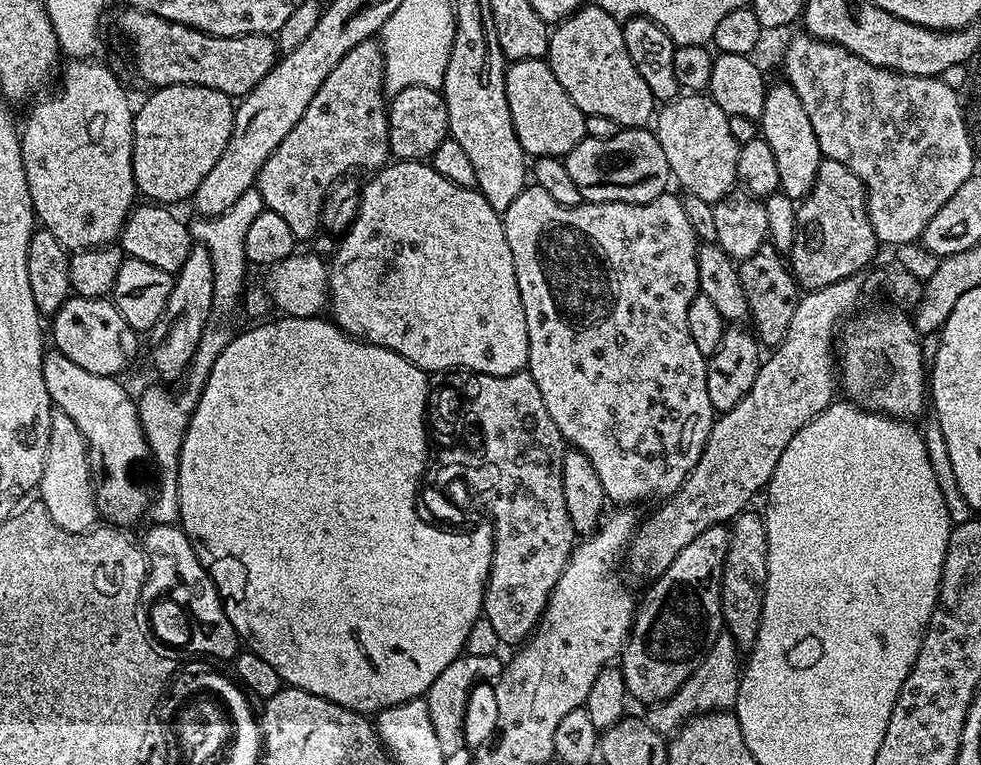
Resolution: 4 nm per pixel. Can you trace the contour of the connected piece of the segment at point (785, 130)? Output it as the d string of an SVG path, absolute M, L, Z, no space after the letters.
M782 81L767 87L766 101L763 103L762 114L758 121L761 139L770 145L770 150L777 159L778 174L781 191L795 200L804 199L811 190L814 178L817 176L818 166L823 156L818 146L818 138L814 128L803 109L802 100L793 90L791 84Z

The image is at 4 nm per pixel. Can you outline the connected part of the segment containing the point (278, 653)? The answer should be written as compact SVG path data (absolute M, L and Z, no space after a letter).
M281 315L280 320L269 319L267 322L260 322L257 328L248 328L241 336L233 335L228 341L226 350L218 354L218 362L214 362L214 370L210 370L210 378L198 398L196 408L188 420L188 429L182 442L182 454L178 468L178 506L180 507L179 527L183 528L186 538L190 538L190 546L194 546L194 554L198 554L198 562L210 574L214 586L220 591L220 601L224 604L226 618L230 618L230 626L239 634L241 641L246 645L247 651L258 654L258 658L263 658L278 670L281 681L287 687L301 688L310 694L318 694L318 698L326 698L343 708L349 708L361 714L378 714L383 708L393 708L396 704L401 704L407 700L419 700L427 693L428 688L464 652L466 634L470 634L470 626L474 626L476 620L481 619L484 611L484 588L488 585L488 575L492 565L492 551L494 550L494 538L492 537L492 525L488 522L480 522L477 528L472 528L469 532L443 532L440 528L435 528L432 524L427 524L420 517L416 492L420 489L422 477L426 472L428 460L428 432L426 427L426 413L428 410L429 373L423 372L414 362L402 358L389 348L374 346L364 340L357 340L343 332L331 319L320 316L307 316L298 318L297 316Z

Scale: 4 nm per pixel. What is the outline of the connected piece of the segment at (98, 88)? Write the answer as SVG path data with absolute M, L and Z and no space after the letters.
M72 58L63 65L64 81L60 84L60 89L53 96L48 96L45 100L37 99L32 109L28 112L28 121L23 121L20 132L20 149L22 150L22 162L26 170L26 182L30 190L32 205L36 211L37 221L58 242L62 247L68 249L69 253L81 252L87 248L102 248L105 244L110 244L120 239L120 232L124 229L124 224L128 216L132 213L134 205L138 200L136 183L134 182L134 166L132 165L132 117L134 115L134 104L128 101L128 92L116 81L116 76L110 69L102 64L95 64L97 61L92 58Z

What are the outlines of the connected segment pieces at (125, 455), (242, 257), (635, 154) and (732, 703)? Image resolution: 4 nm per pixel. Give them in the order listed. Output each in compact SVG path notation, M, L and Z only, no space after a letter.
M55 350L45 351L42 374L53 405L78 426L88 447L97 513L109 516L113 525L129 526L147 513L150 503L149 493L144 493L132 477L132 464L149 455L134 396L119 384L117 377L90 374L90 370L82 370L66 354Z
M255 187L250 190L246 190L246 194L242 194L242 198L238 198L238 202L234 202L234 206L230 206L230 210L226 210L220 216L209 216L207 218L196 218L196 221L191 221L190 231L192 233L193 241L203 244L206 250L210 250L210 262L214 262L214 302L212 303L213 309L220 310L220 308L232 308L241 303L242 297L246 291L246 283L244 284L244 279L248 276L248 271L250 271L250 265L248 259L246 258L246 230L250 230L250 226L254 226L254 218L258 218L258 214L262 211L262 201L260 199L260 193Z
M647 127L623 129L618 134L614 134L614 138L585 136L582 142L578 142L578 146L574 146L574 150L570 150L567 156L563 157L563 162L570 178L574 178L585 202L645 204L669 191L670 173L666 154L662 154L662 146L658 142L655 131L649 130Z
M722 634L714 642L714 646L704 656L704 661L694 670L690 678L674 693L669 700L663 701L647 713L646 719L650 727L665 734L675 733L687 720L701 712L719 712L736 707L736 695L740 685L742 671L742 652L737 648L734 638Z

